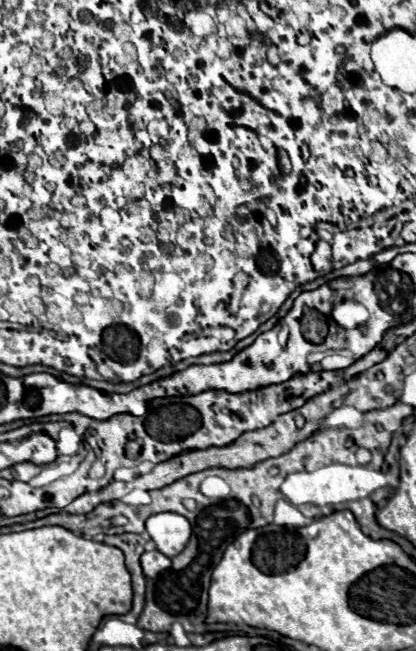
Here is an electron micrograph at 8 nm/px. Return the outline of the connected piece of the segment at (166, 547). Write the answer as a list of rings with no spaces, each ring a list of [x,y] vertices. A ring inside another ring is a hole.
[[[158,513],[146,521],[146,531],[166,557],[176,557],[192,535],[190,521],[178,513]]]

